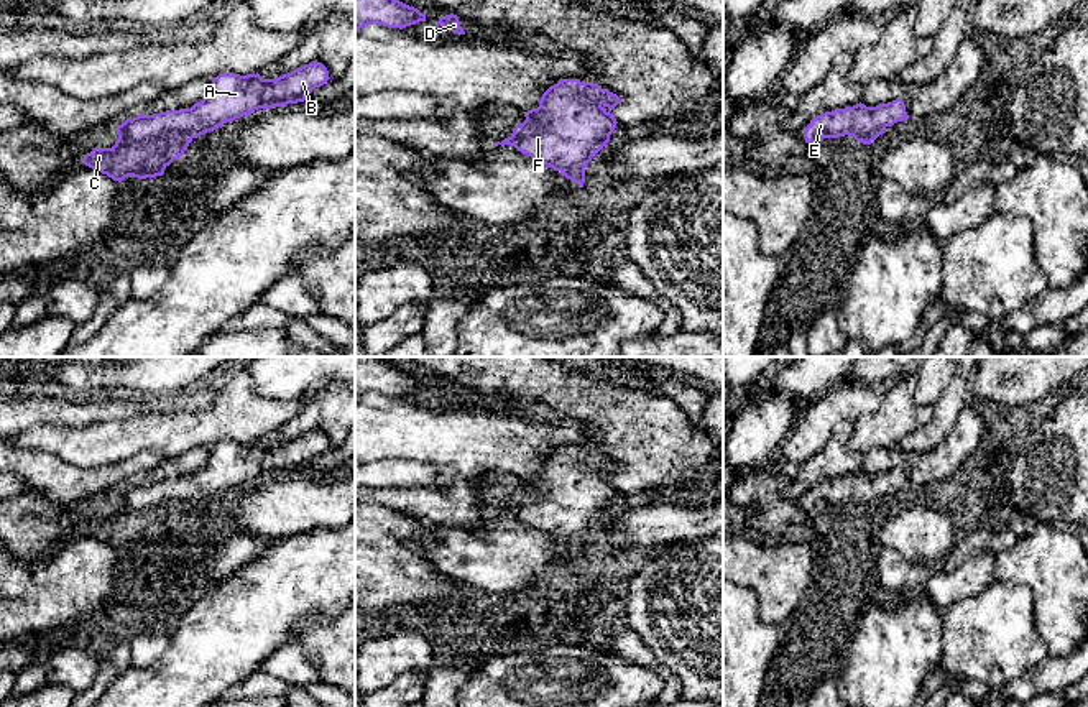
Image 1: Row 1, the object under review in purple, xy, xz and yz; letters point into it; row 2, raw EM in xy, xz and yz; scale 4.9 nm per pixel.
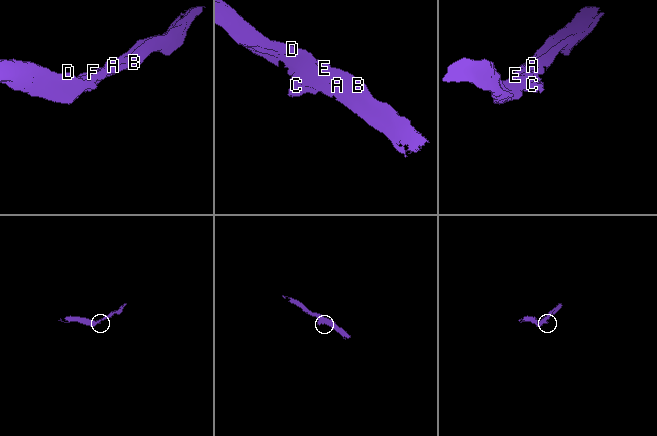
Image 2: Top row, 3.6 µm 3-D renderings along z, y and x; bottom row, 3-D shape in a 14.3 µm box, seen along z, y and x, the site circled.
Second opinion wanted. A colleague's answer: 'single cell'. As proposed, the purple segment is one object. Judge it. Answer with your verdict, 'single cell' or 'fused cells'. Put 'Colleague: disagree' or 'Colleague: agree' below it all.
single cell
Colleague: agree

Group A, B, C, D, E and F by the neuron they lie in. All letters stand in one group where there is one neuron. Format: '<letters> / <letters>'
A B C D E F

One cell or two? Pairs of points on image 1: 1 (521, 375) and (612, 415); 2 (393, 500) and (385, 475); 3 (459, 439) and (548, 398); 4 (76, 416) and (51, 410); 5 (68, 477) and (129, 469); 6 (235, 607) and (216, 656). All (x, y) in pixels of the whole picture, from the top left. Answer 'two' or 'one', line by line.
1: one
2: two
3: two
4: one
5: one
6: one

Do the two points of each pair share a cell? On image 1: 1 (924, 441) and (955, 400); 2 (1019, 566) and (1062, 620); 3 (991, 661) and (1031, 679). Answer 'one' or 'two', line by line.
1: one
2: one
3: two

